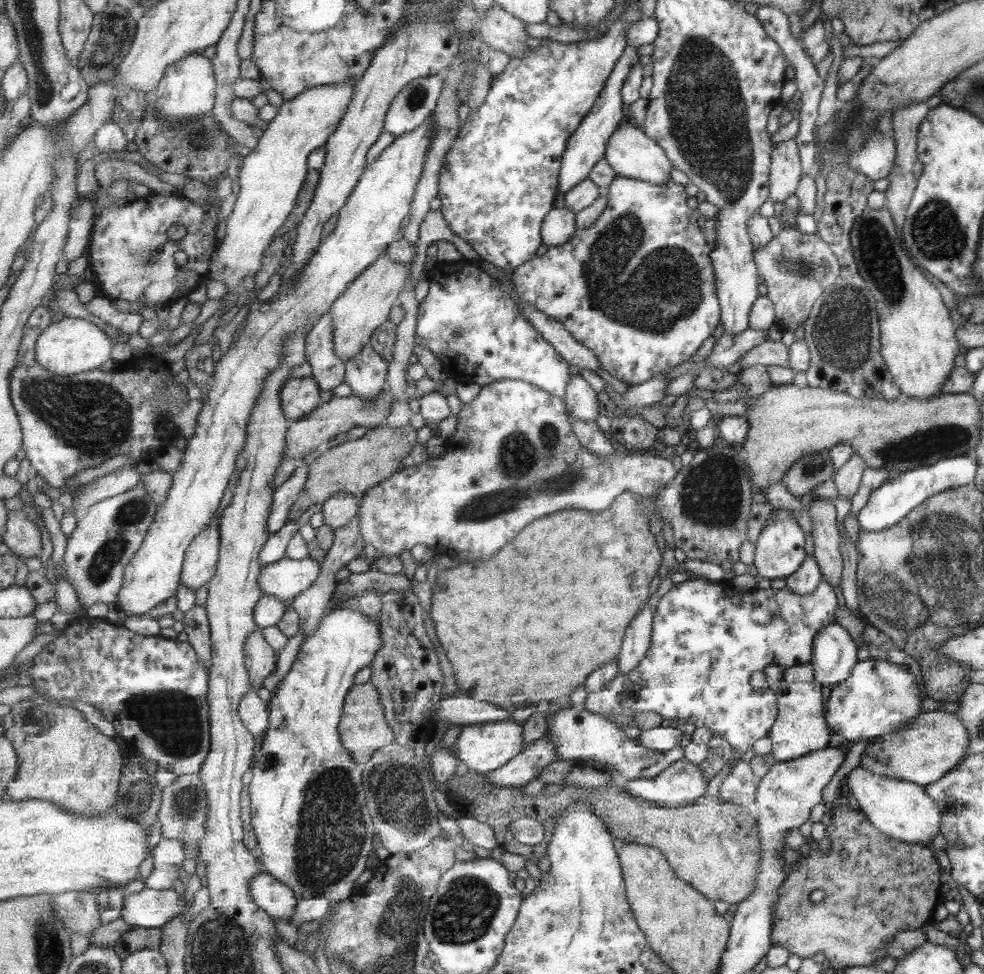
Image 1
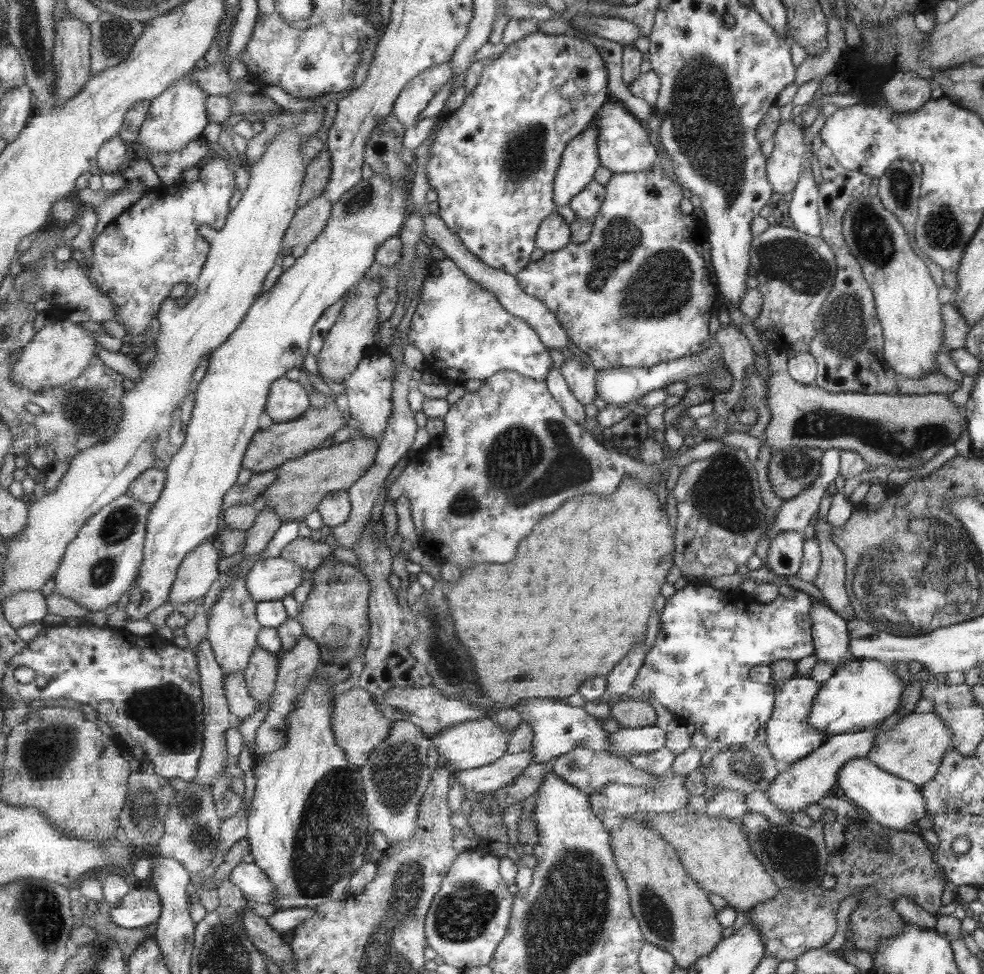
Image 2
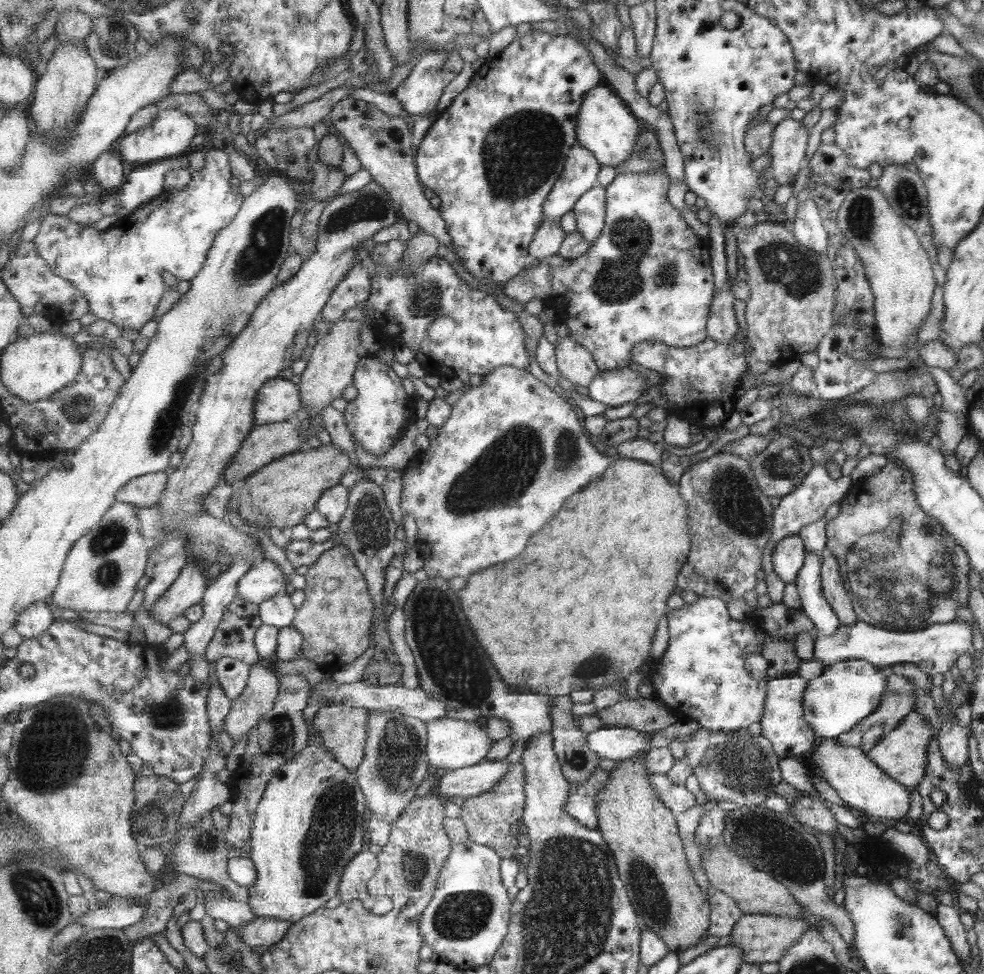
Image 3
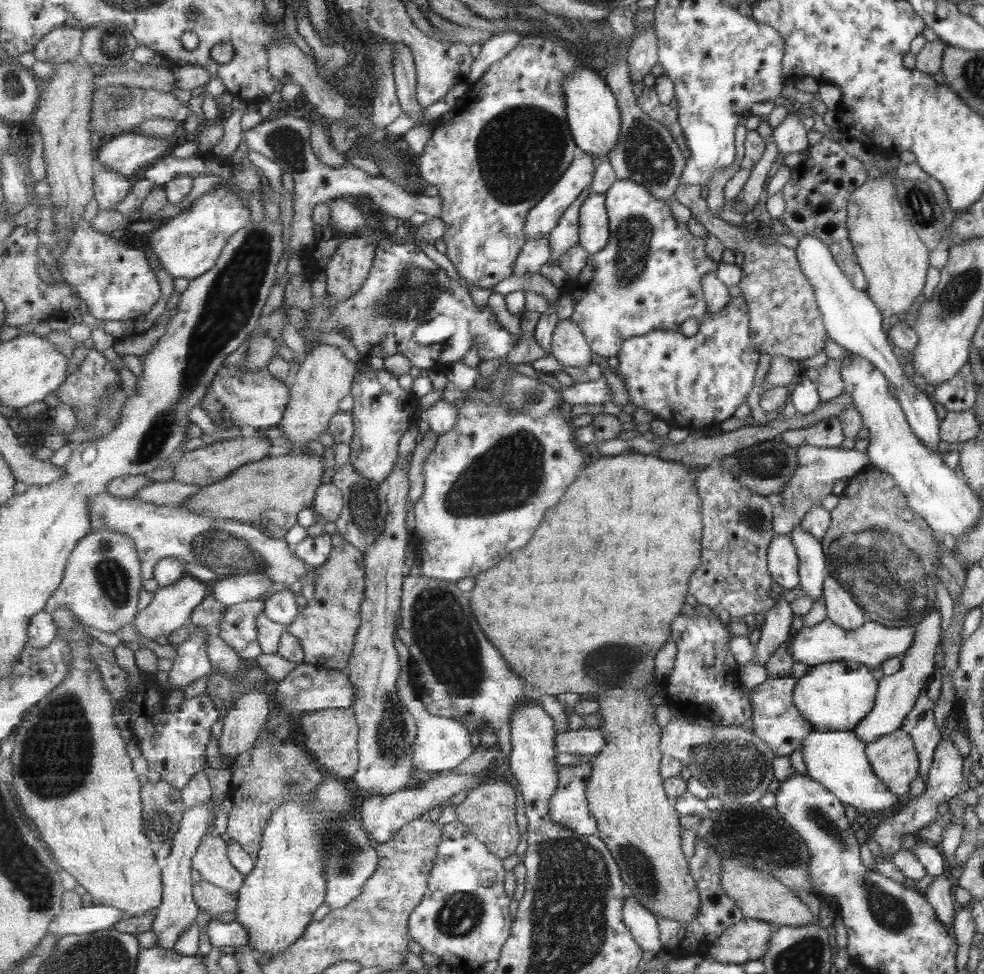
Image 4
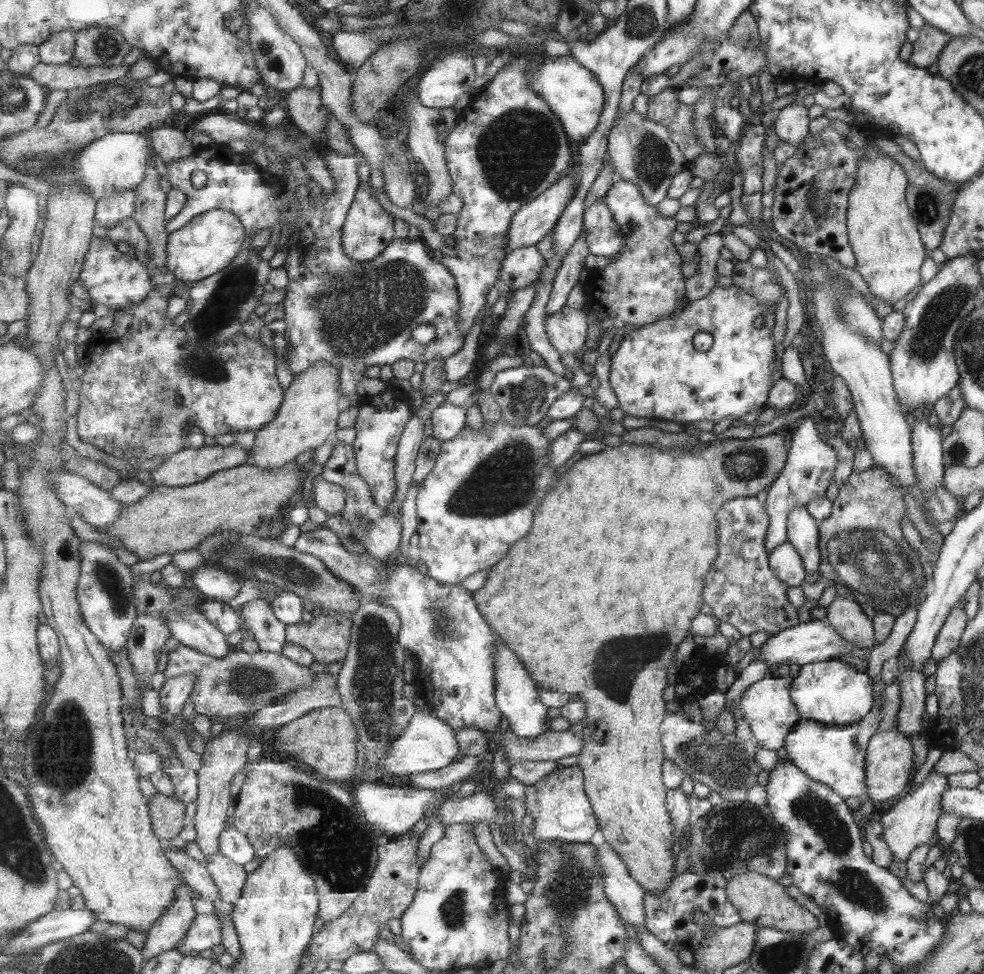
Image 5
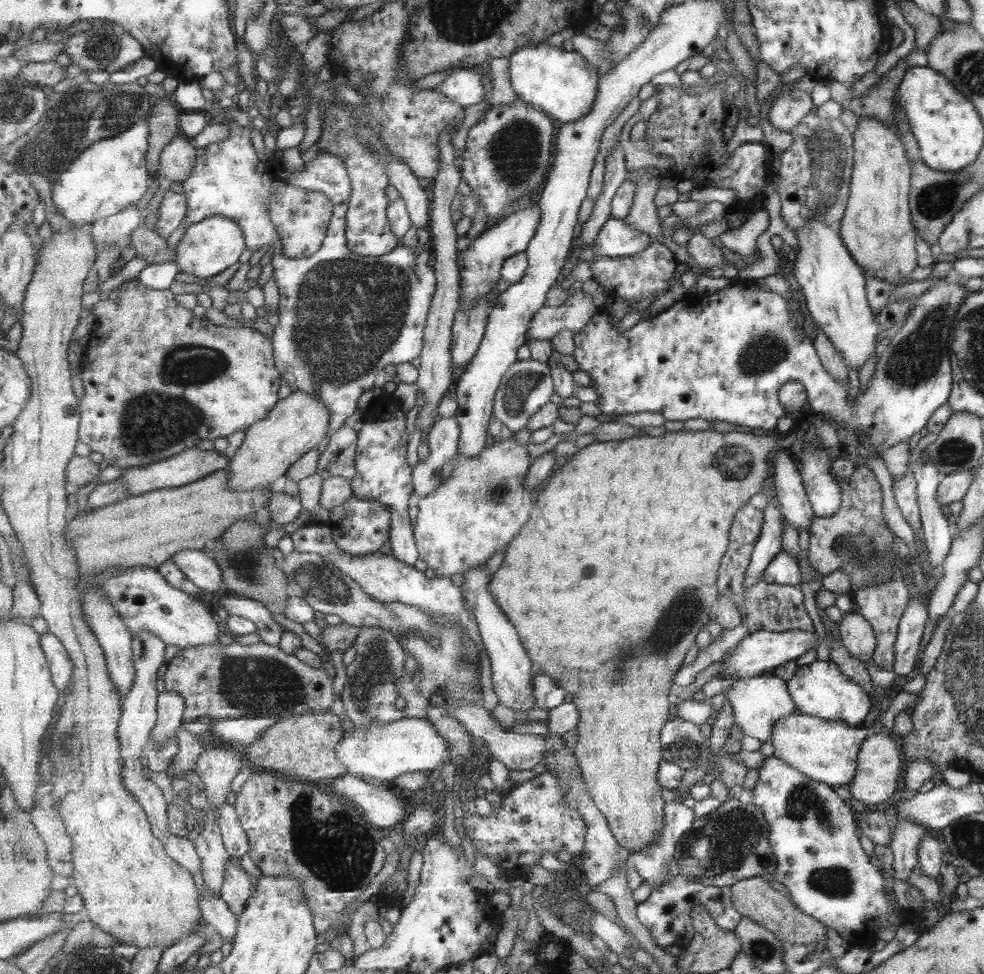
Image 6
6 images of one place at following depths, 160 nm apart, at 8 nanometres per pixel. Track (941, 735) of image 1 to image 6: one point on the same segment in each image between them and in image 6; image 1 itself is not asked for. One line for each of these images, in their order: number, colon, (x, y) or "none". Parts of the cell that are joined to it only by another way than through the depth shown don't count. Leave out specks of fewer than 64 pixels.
2: (912, 750)
3: (902, 753)
4: (892, 756)
5: (888, 762)
6: (877, 766)

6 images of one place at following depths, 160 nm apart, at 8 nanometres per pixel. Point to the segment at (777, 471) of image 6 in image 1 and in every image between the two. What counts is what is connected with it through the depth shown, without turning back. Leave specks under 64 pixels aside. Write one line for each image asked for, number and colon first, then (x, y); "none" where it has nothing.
1: (833, 652)
2: (829, 632)
3: (813, 605)
4: (812, 568)
5: (801, 530)

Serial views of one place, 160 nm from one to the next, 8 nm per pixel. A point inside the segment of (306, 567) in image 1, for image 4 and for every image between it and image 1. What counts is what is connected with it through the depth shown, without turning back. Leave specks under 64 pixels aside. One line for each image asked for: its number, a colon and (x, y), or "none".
2: (271, 579)
3: (263, 580)
4: (230, 591)

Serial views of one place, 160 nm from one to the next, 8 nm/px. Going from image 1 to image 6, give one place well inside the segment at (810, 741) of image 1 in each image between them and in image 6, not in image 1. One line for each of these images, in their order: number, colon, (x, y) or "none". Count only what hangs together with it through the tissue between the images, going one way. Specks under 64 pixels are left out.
2: (789, 736)
3: (782, 723)
4: (775, 719)
5: (766, 705)
6: (758, 702)

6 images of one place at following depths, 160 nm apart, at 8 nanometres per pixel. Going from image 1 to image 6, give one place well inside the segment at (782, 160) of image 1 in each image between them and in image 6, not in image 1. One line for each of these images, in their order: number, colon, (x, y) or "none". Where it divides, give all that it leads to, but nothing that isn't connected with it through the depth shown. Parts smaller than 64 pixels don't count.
2: (785, 158)
3: (788, 137)
4: (789, 136)
5: (790, 126)
6: (788, 108)

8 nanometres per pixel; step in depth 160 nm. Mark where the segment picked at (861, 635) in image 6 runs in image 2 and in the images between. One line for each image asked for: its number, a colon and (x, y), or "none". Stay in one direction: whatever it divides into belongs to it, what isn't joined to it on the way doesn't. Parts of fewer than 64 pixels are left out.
2: (829, 580)
3: (832, 585)
4: (841, 609)
5: (845, 616)

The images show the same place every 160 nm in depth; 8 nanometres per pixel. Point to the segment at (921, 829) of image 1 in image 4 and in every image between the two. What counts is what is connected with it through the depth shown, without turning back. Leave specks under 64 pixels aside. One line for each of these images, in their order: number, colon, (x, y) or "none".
2: (897, 804)
3: (861, 784)
4: (836, 759)

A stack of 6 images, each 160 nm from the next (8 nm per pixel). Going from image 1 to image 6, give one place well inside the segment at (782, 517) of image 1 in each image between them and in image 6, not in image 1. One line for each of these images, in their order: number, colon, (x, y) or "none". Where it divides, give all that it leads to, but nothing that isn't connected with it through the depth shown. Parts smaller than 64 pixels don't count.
2: (784, 554)
3: (786, 558)
4: (783, 563)
5: (785, 561)
6: (784, 569)

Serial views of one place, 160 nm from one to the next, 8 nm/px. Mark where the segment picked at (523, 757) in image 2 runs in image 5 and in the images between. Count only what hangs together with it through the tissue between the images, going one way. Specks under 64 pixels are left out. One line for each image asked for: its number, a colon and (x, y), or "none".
3: (471, 781)
4: (383, 816)
5: (394, 810)

